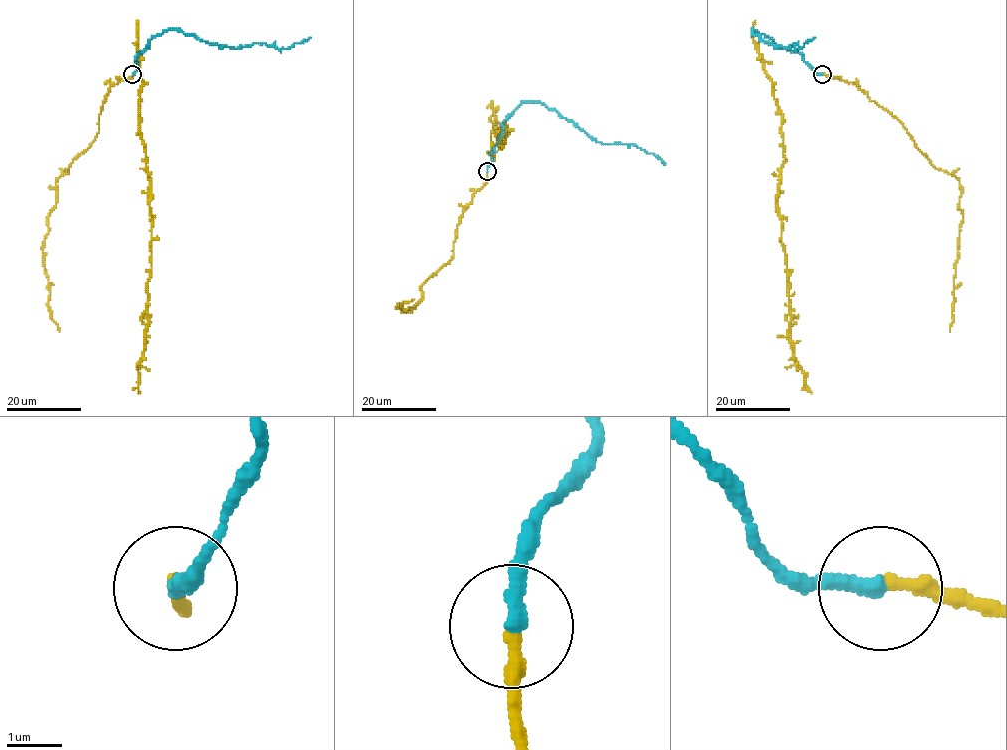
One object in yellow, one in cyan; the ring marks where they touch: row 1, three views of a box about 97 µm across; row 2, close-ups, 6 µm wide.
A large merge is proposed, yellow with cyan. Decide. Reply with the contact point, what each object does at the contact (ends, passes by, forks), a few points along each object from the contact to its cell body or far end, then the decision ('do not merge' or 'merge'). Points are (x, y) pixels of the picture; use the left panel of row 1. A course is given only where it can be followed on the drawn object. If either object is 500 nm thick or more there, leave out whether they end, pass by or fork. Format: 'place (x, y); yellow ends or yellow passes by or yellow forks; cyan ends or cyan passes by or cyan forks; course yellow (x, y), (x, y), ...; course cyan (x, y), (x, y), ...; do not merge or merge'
place (132, 74); yellow ends; cyan ends; course yellow (132, 74), (109, 88), (97, 135), (56, 180), (43, 260), (48, 307), (59, 332); course cyan (132, 74), (136, 56), (169, 28), (240, 48), (254, 43), (290, 48), (311, 37); merge

